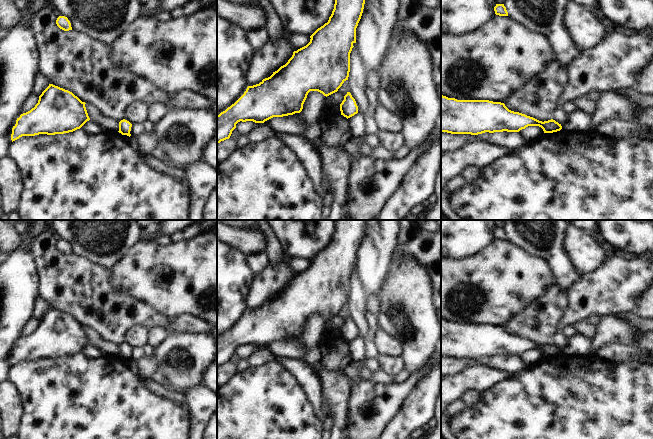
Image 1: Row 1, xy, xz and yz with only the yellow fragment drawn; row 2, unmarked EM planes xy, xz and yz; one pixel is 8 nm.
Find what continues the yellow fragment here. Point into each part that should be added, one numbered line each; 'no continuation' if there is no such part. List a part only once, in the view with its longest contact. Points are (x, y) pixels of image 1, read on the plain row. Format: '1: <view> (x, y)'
no continuation.

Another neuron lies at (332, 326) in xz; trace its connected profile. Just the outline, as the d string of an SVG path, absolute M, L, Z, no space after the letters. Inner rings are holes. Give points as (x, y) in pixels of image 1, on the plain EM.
M335 316L327 320L320 335L320 344L333 340L334 337L340 332L340 328L343 324L344 320L339 316Z

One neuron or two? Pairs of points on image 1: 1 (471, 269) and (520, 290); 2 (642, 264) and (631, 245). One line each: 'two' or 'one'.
1: one
2: two

